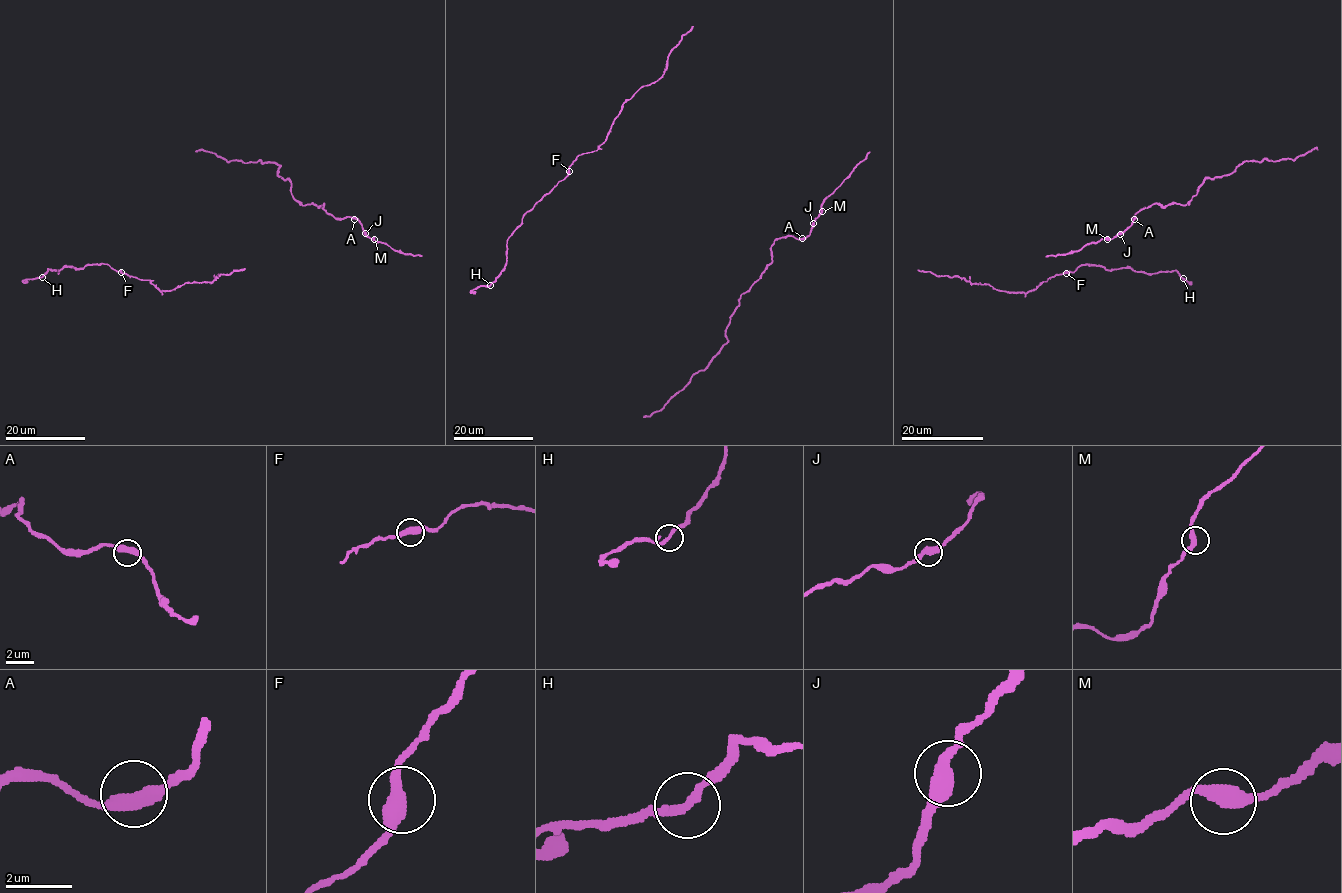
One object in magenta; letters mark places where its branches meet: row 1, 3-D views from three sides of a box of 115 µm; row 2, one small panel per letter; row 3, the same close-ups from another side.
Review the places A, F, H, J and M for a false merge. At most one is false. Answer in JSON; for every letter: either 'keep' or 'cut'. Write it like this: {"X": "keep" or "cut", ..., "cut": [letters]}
{"A": "keep", "F": "keep", "H": "keep", "J": "keep", "M": "keep", "cut": []}

